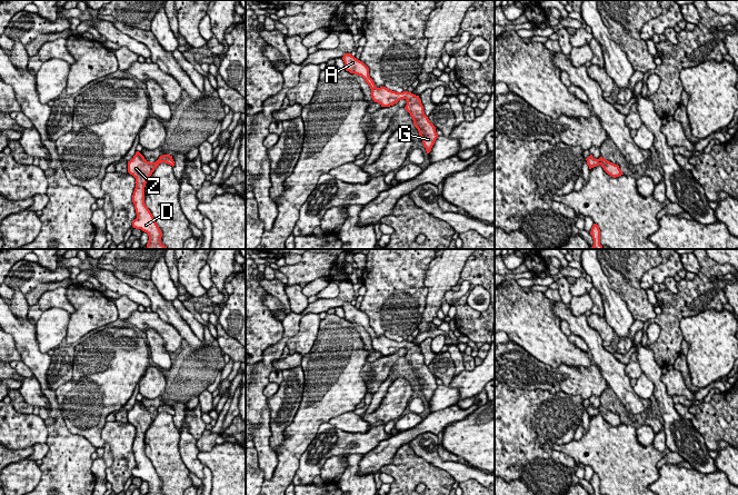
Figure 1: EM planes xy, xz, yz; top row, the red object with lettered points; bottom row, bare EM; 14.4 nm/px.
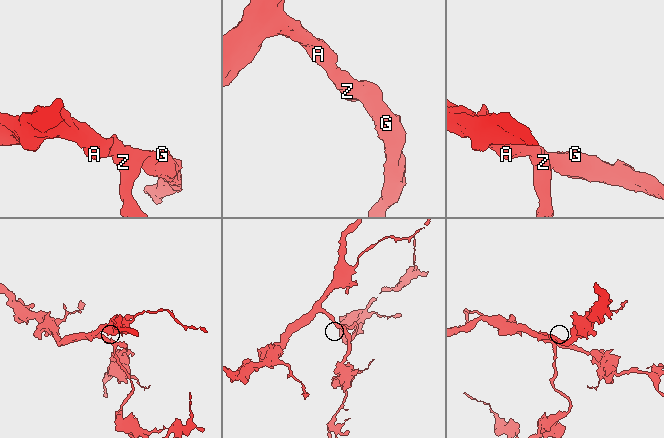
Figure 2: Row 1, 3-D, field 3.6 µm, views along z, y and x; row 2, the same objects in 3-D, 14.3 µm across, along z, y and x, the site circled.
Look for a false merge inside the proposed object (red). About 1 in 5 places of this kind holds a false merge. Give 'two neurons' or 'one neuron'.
one neuron

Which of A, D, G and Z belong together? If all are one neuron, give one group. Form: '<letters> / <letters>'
A D G Z

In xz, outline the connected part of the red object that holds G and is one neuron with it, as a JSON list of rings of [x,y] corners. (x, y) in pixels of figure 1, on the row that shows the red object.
[[[345,53],[342,60],[347,71],[361,76],[365,79],[371,89],[372,100],[380,103],[381,107],[393,106],[401,99],[407,101],[405,109],[412,117],[413,125],[419,131],[423,147],[426,148],[427,154],[429,154],[436,139],[438,138],[438,135],[436,132],[436,127],[425,115],[423,106],[419,96],[408,91],[396,92],[386,87],[377,88],[373,80],[369,76],[369,68],[362,61],[356,59],[351,53]]]

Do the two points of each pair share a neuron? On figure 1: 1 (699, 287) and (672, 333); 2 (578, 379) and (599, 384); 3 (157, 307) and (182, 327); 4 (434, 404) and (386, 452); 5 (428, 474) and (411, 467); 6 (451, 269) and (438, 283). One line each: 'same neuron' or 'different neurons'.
1: same neuron
2: same neuron
3: same neuron
4: different neurons
5: same neuron
6: same neuron

